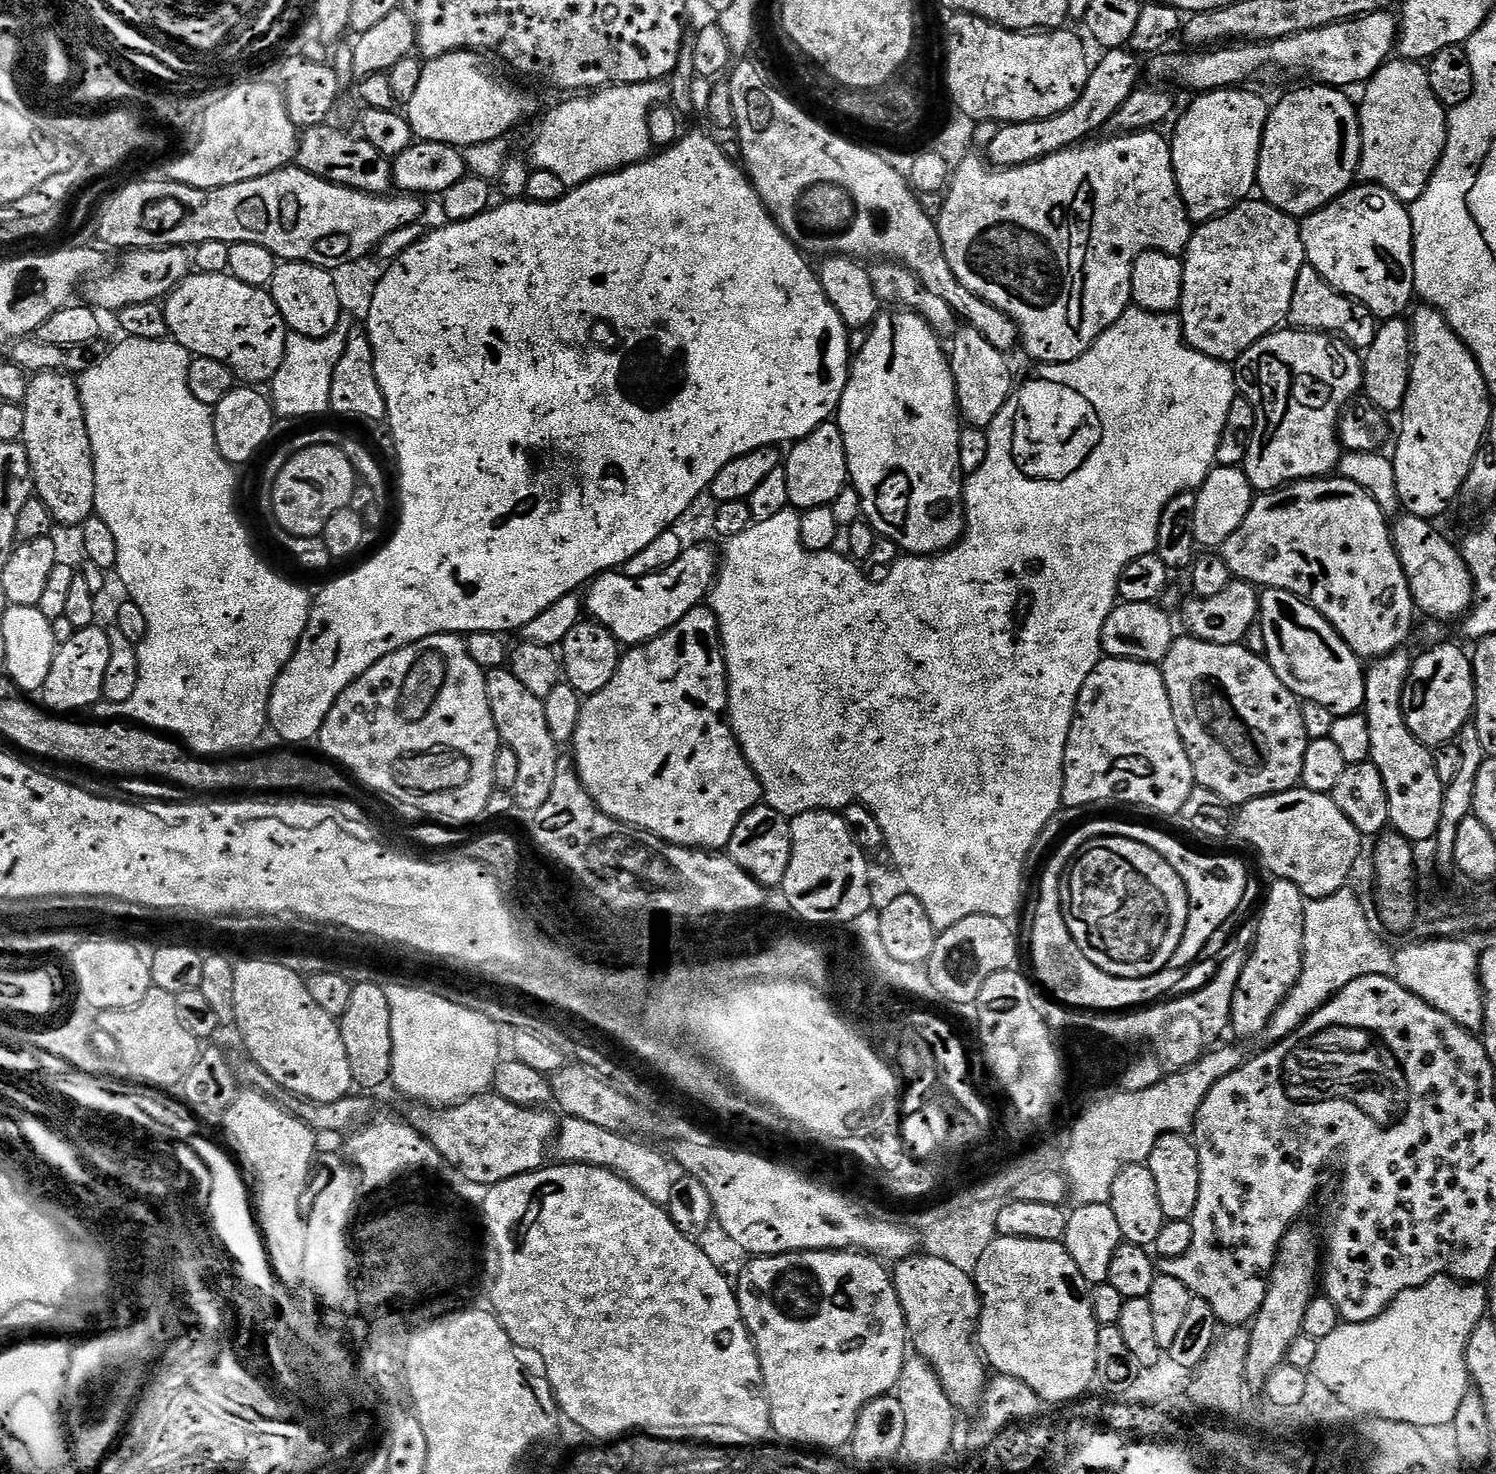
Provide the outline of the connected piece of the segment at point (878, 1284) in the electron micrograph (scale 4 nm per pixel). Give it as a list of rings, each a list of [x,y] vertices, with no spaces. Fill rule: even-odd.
[[[810,1250],[809,1252],[783,1252],[777,1256],[757,1256],[747,1261],[749,1264],[740,1272],[740,1281],[735,1281],[734,1287],[738,1306],[742,1310],[742,1318],[748,1333],[752,1335],[752,1341],[756,1347],[756,1353],[762,1366],[762,1378],[764,1379],[764,1393],[768,1396],[770,1406],[770,1418],[772,1419],[772,1432],[780,1435],[782,1439],[789,1440],[796,1446],[808,1446],[804,1444],[817,1444],[817,1449],[832,1450],[828,1448],[840,1448],[851,1441],[854,1434],[854,1422],[858,1422],[858,1414],[866,1402],[870,1402],[879,1396],[889,1395],[900,1382],[902,1366],[910,1355],[910,1337],[908,1323],[904,1317],[902,1306],[898,1302],[896,1287],[892,1284],[892,1278],[887,1268],[877,1257],[865,1254],[859,1250]]]

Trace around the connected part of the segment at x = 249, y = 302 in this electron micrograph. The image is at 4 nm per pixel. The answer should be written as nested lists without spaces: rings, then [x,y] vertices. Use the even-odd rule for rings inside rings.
[[[196,272],[195,274],[185,276],[180,285],[174,291],[168,293],[166,299],[163,301],[162,307],[166,314],[166,326],[168,327],[171,339],[175,340],[177,344],[181,344],[193,357],[214,358],[218,362],[222,362],[232,371],[233,377],[237,381],[243,382],[248,386],[267,385],[274,378],[274,374],[278,374],[278,366],[282,366],[282,358],[286,354],[286,338],[288,337],[289,331],[286,322],[282,318],[282,314],[278,310],[278,306],[274,302],[271,291],[255,288],[254,286],[246,286],[246,282],[238,282],[238,278],[234,278],[230,274]]]

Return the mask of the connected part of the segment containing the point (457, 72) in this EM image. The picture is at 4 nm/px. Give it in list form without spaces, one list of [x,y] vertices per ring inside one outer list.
[[[465,50],[447,52],[424,64],[422,82],[418,82],[418,90],[414,90],[414,98],[406,106],[417,141],[453,144],[463,150],[482,142],[504,140],[507,132],[523,118],[528,108],[523,94],[510,81],[491,76],[480,65],[479,58],[475,51]]]

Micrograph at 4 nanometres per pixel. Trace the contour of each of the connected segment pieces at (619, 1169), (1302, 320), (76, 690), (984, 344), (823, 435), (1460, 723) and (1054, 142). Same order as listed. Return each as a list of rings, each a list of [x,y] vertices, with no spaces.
[[[573,1116],[565,1117],[558,1126],[557,1157],[565,1163],[593,1164],[599,1168],[609,1168],[610,1171],[617,1172],[622,1178],[629,1180],[642,1194],[646,1194],[650,1202],[666,1206],[670,1202],[670,1193],[678,1175],[677,1169],[665,1153],[664,1157],[662,1153],[655,1152],[636,1140],[639,1139],[624,1132],[602,1130],[602,1126],[594,1126],[591,1122]]]
[[[1307,262],[1302,270],[1298,270],[1298,282],[1294,282],[1294,298],[1290,298],[1287,323],[1305,332],[1329,333],[1357,350],[1368,349],[1370,342],[1374,342],[1378,327],[1376,315],[1370,309],[1331,288],[1318,274],[1318,270],[1314,270]]]
[[[95,626],[75,629],[70,642],[57,647],[42,689],[43,707],[56,714],[76,714],[79,708],[91,709],[101,703],[104,695],[102,682],[106,682],[106,665],[109,662],[110,638],[105,629]]]
[[[968,325],[959,327],[950,343],[949,364],[955,379],[957,408],[961,419],[969,427],[987,429],[993,417],[1001,412],[1014,387],[1007,357]]]
[[[835,422],[819,424],[810,435],[795,441],[791,448],[792,453],[786,456],[783,465],[788,479],[786,487],[790,490],[789,505],[797,510],[831,506],[849,483],[846,446],[840,425]]]
[[[1436,644],[1412,661],[1412,669],[1402,694],[1406,726],[1424,744],[1451,744],[1476,711],[1476,679],[1472,657],[1456,644]]]
[[[1127,47],[1110,48],[1103,55],[1104,57],[1097,64],[1095,61],[1094,67],[1089,71],[1086,86],[1082,90],[1080,100],[1074,102],[1074,106],[1045,120],[1001,125],[994,141],[986,149],[987,161],[998,168],[1029,164],[1067,148],[1075,148],[1095,137],[1099,128],[1107,129],[1110,118],[1114,118],[1115,112],[1122,107],[1122,102],[1130,98],[1135,88],[1141,87],[1142,60]]]

